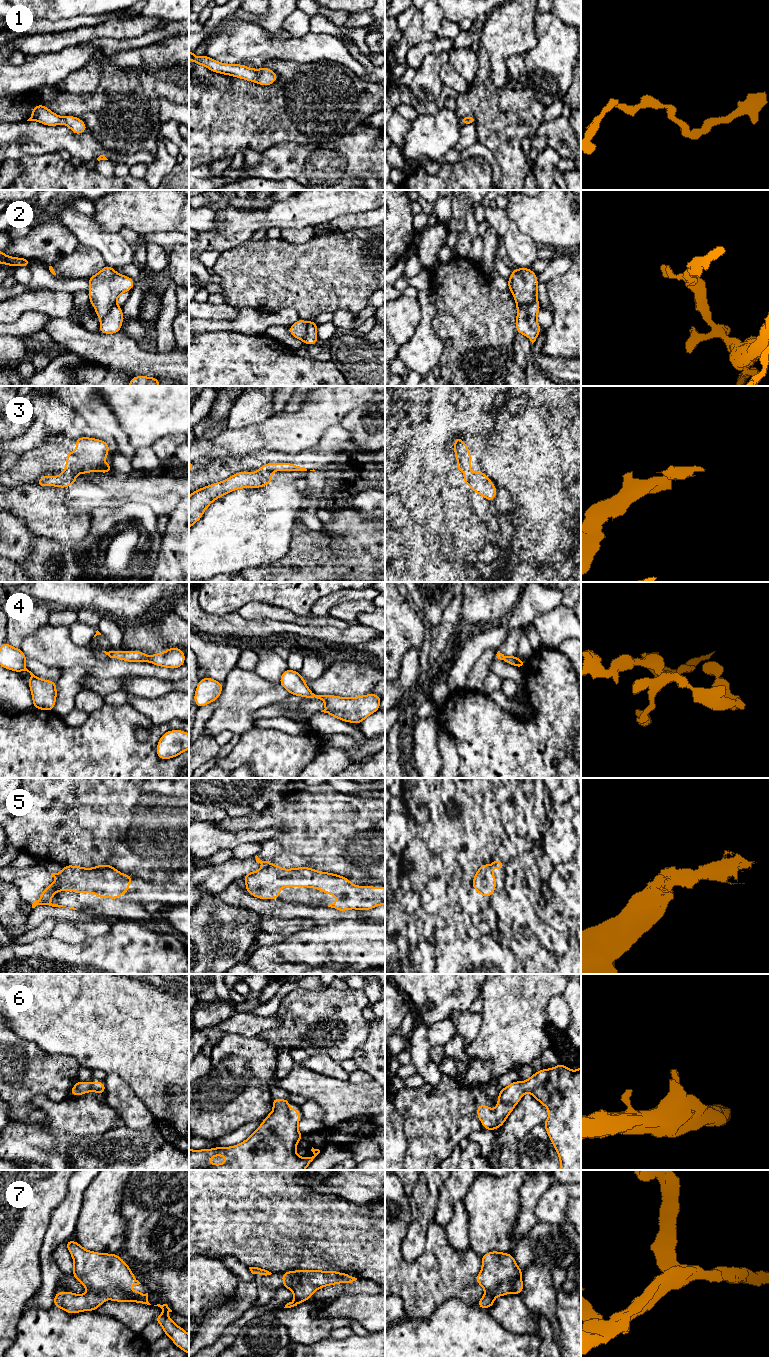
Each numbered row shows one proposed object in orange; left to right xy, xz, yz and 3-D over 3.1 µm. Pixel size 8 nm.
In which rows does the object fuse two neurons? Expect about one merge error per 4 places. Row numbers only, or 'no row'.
2, 3

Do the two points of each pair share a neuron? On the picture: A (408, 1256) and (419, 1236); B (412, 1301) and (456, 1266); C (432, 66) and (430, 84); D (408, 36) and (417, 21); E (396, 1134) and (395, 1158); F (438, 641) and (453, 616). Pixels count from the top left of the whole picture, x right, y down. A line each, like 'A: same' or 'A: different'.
A: same
B: same
C: same
D: same
E: same
F: same

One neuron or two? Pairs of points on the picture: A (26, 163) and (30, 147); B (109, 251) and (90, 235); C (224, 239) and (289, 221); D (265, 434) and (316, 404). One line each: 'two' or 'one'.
A: two
B: one
C: one
D: one

